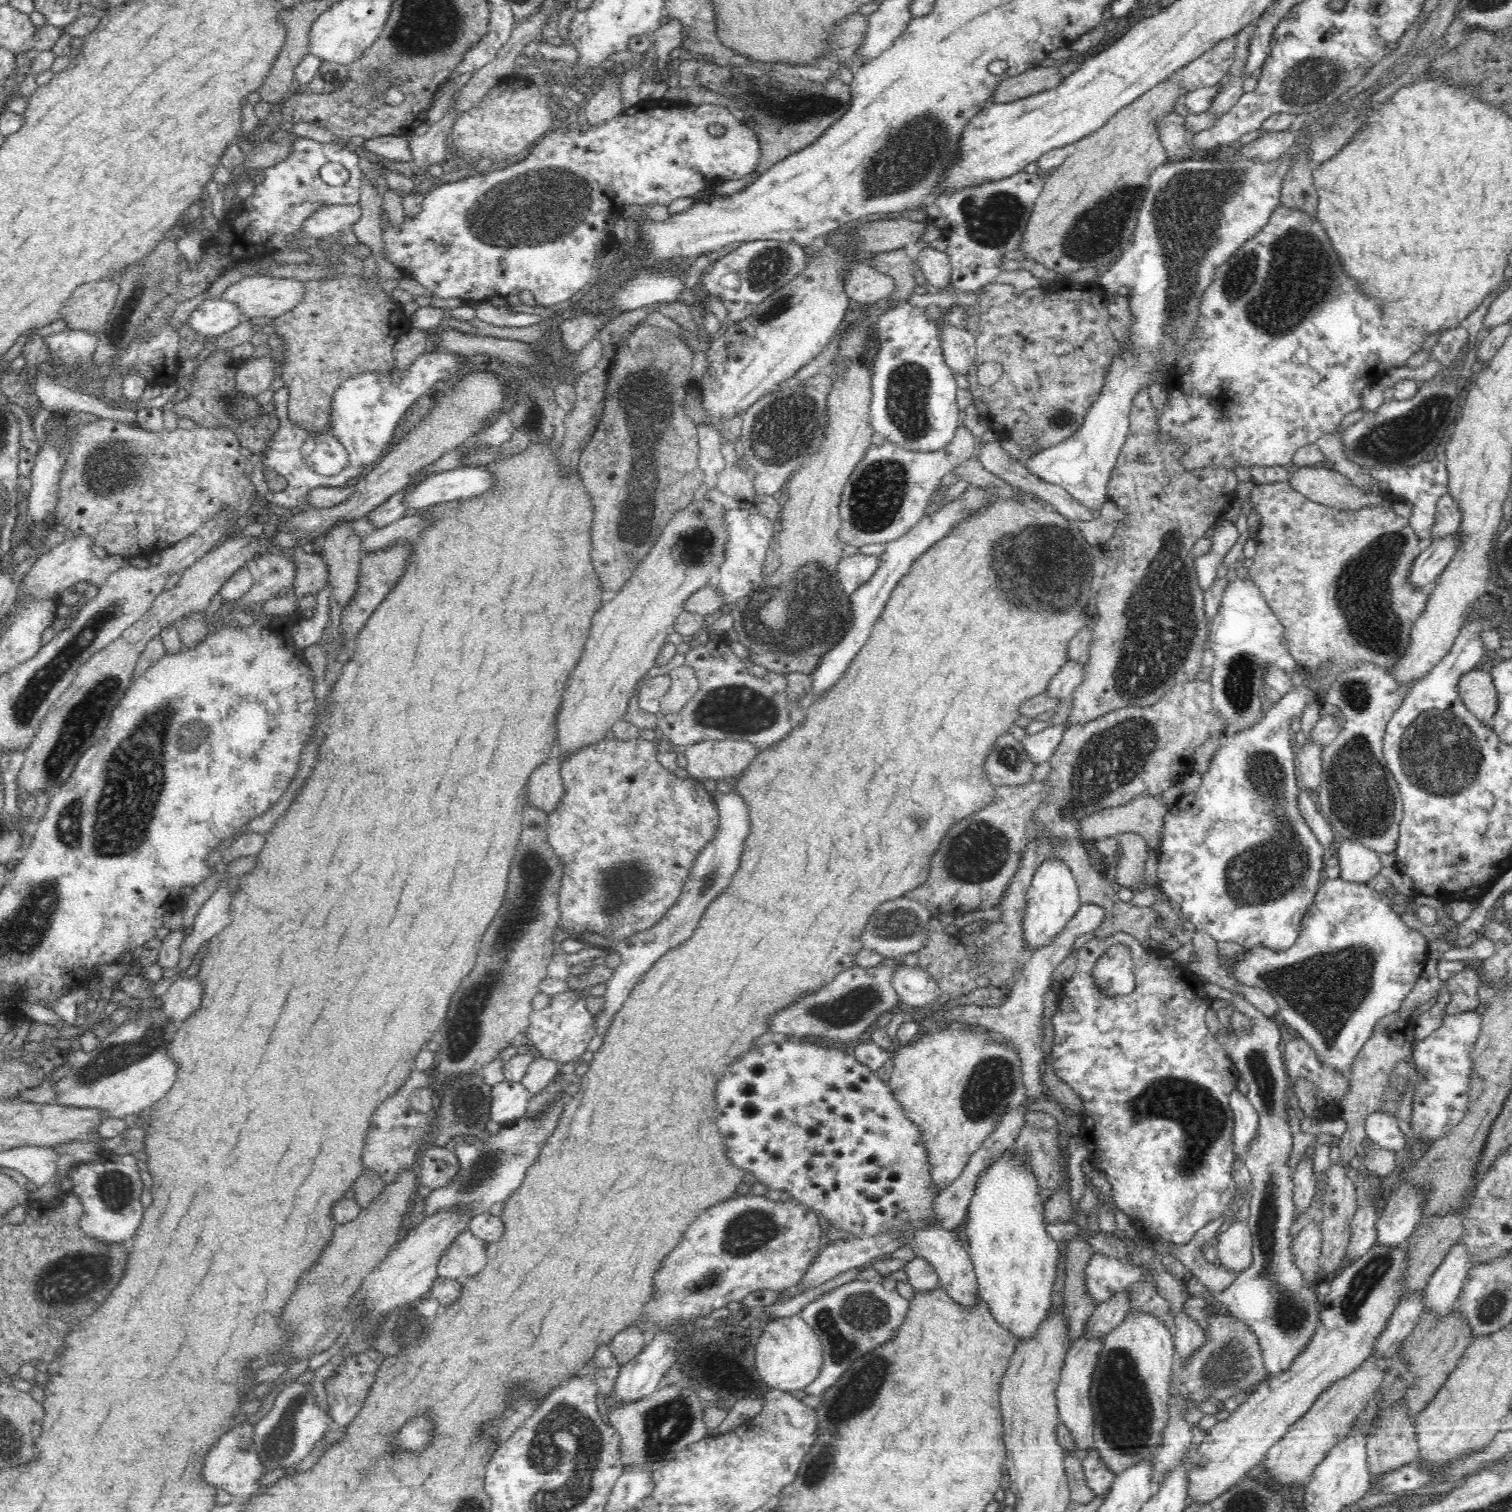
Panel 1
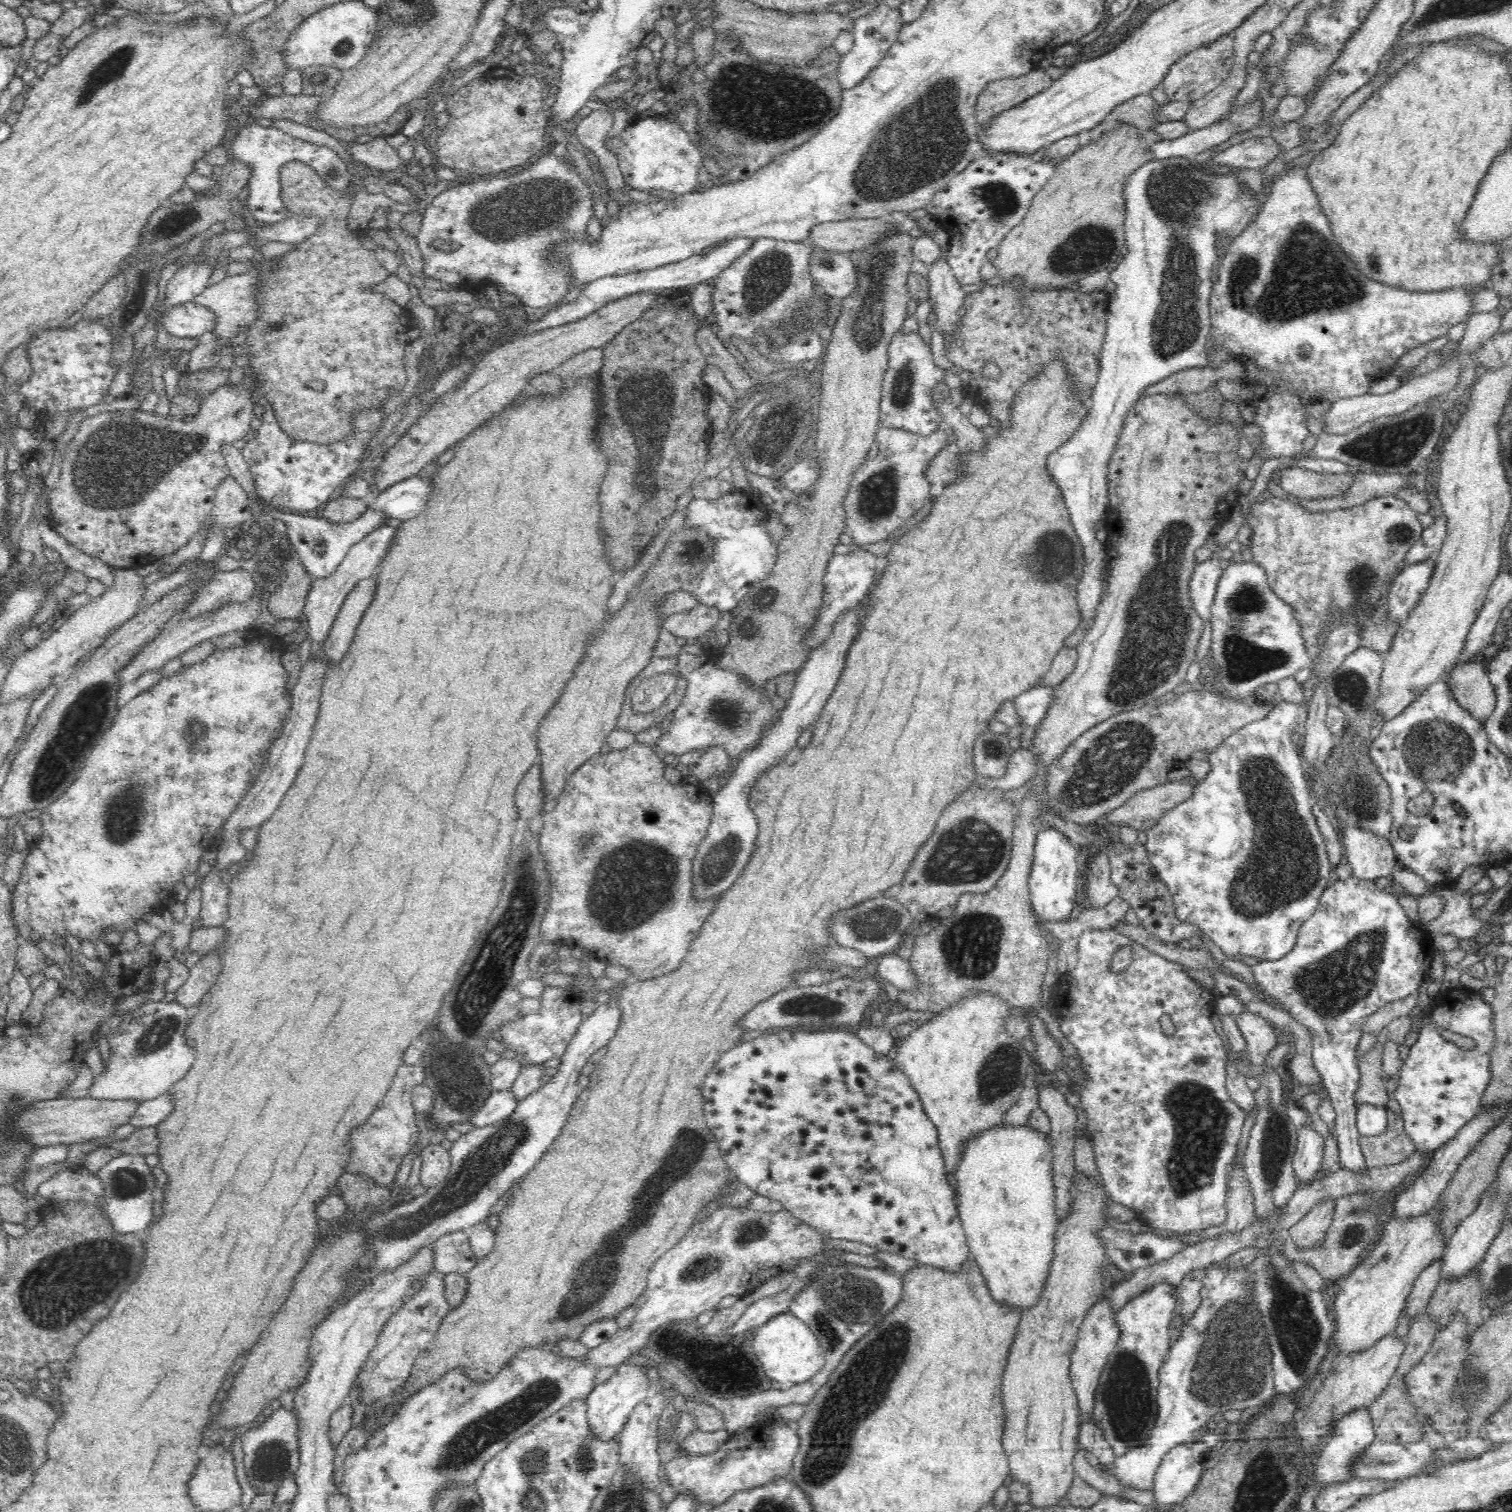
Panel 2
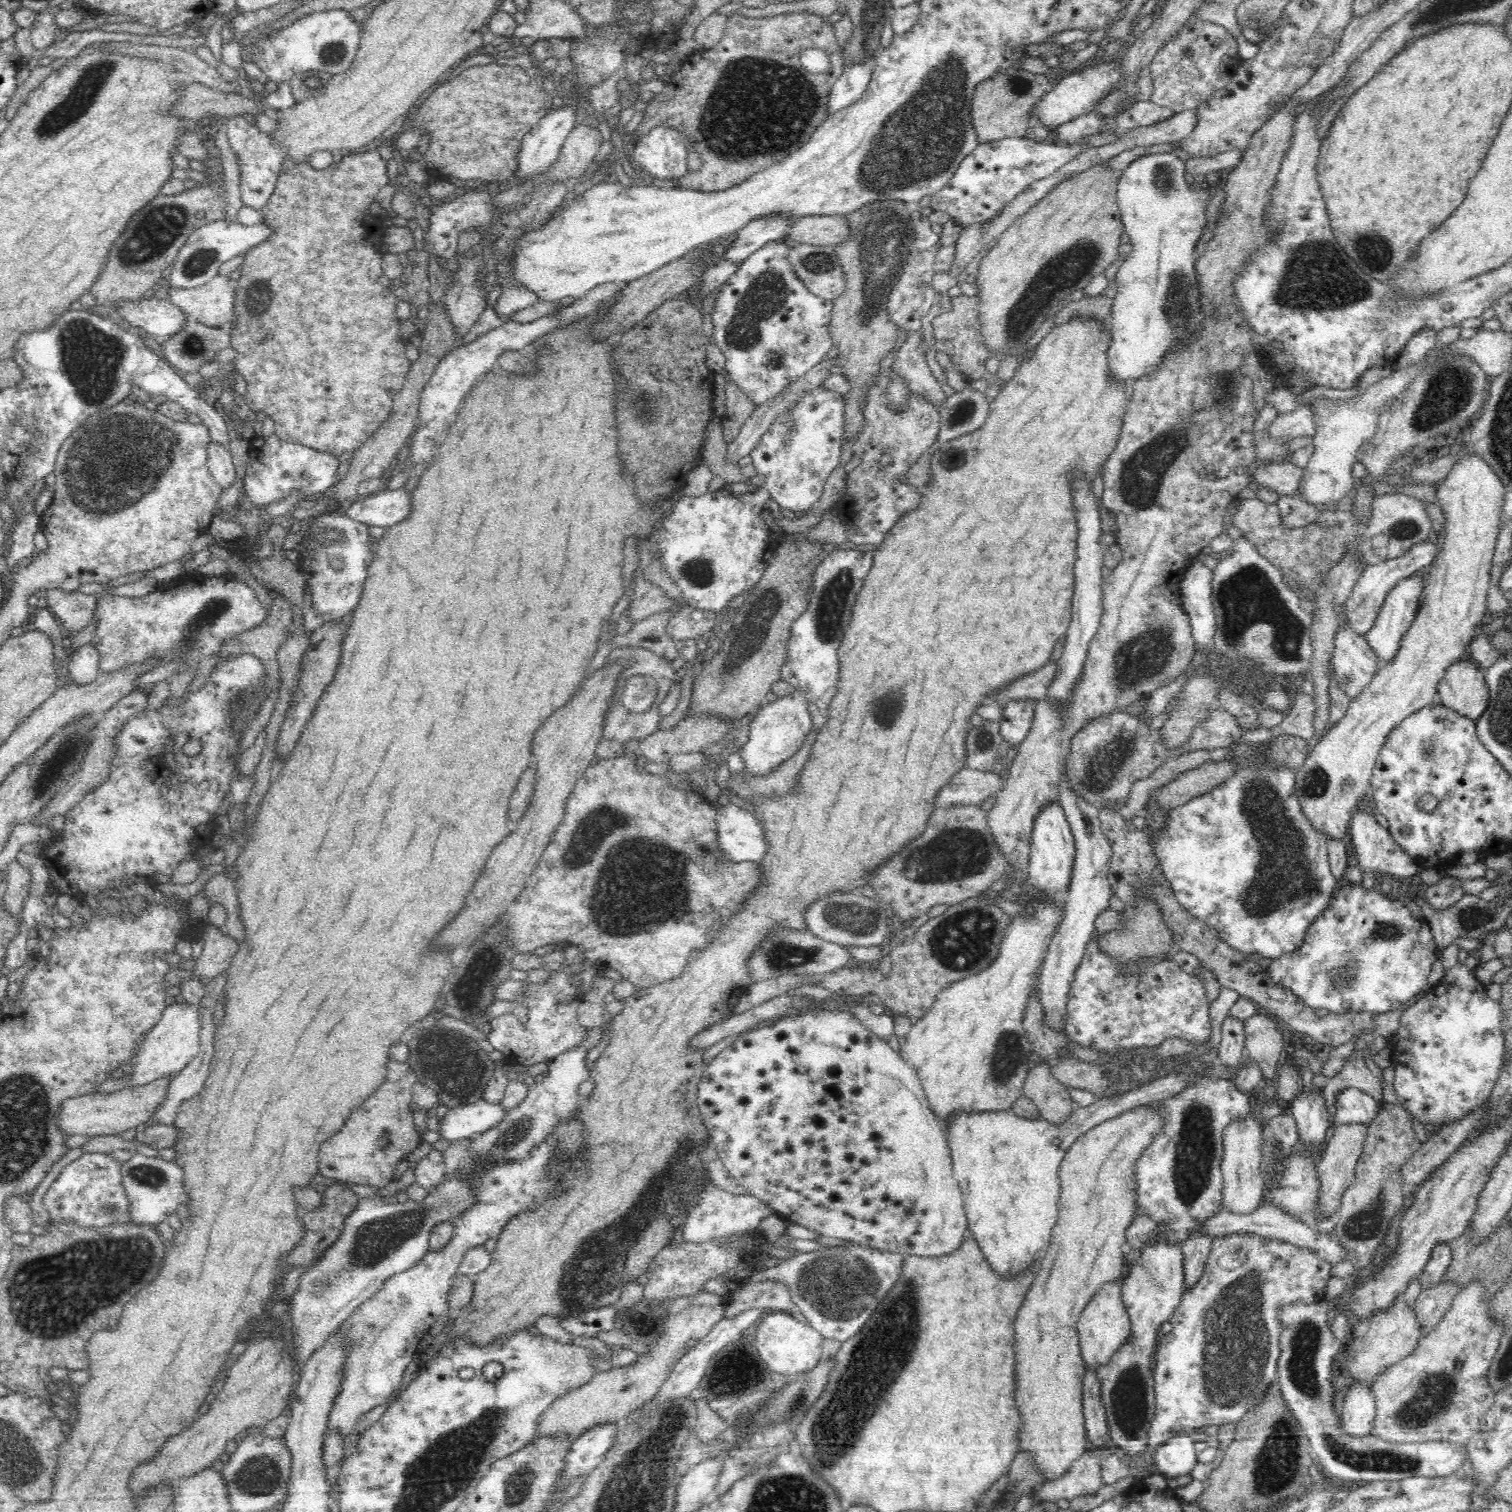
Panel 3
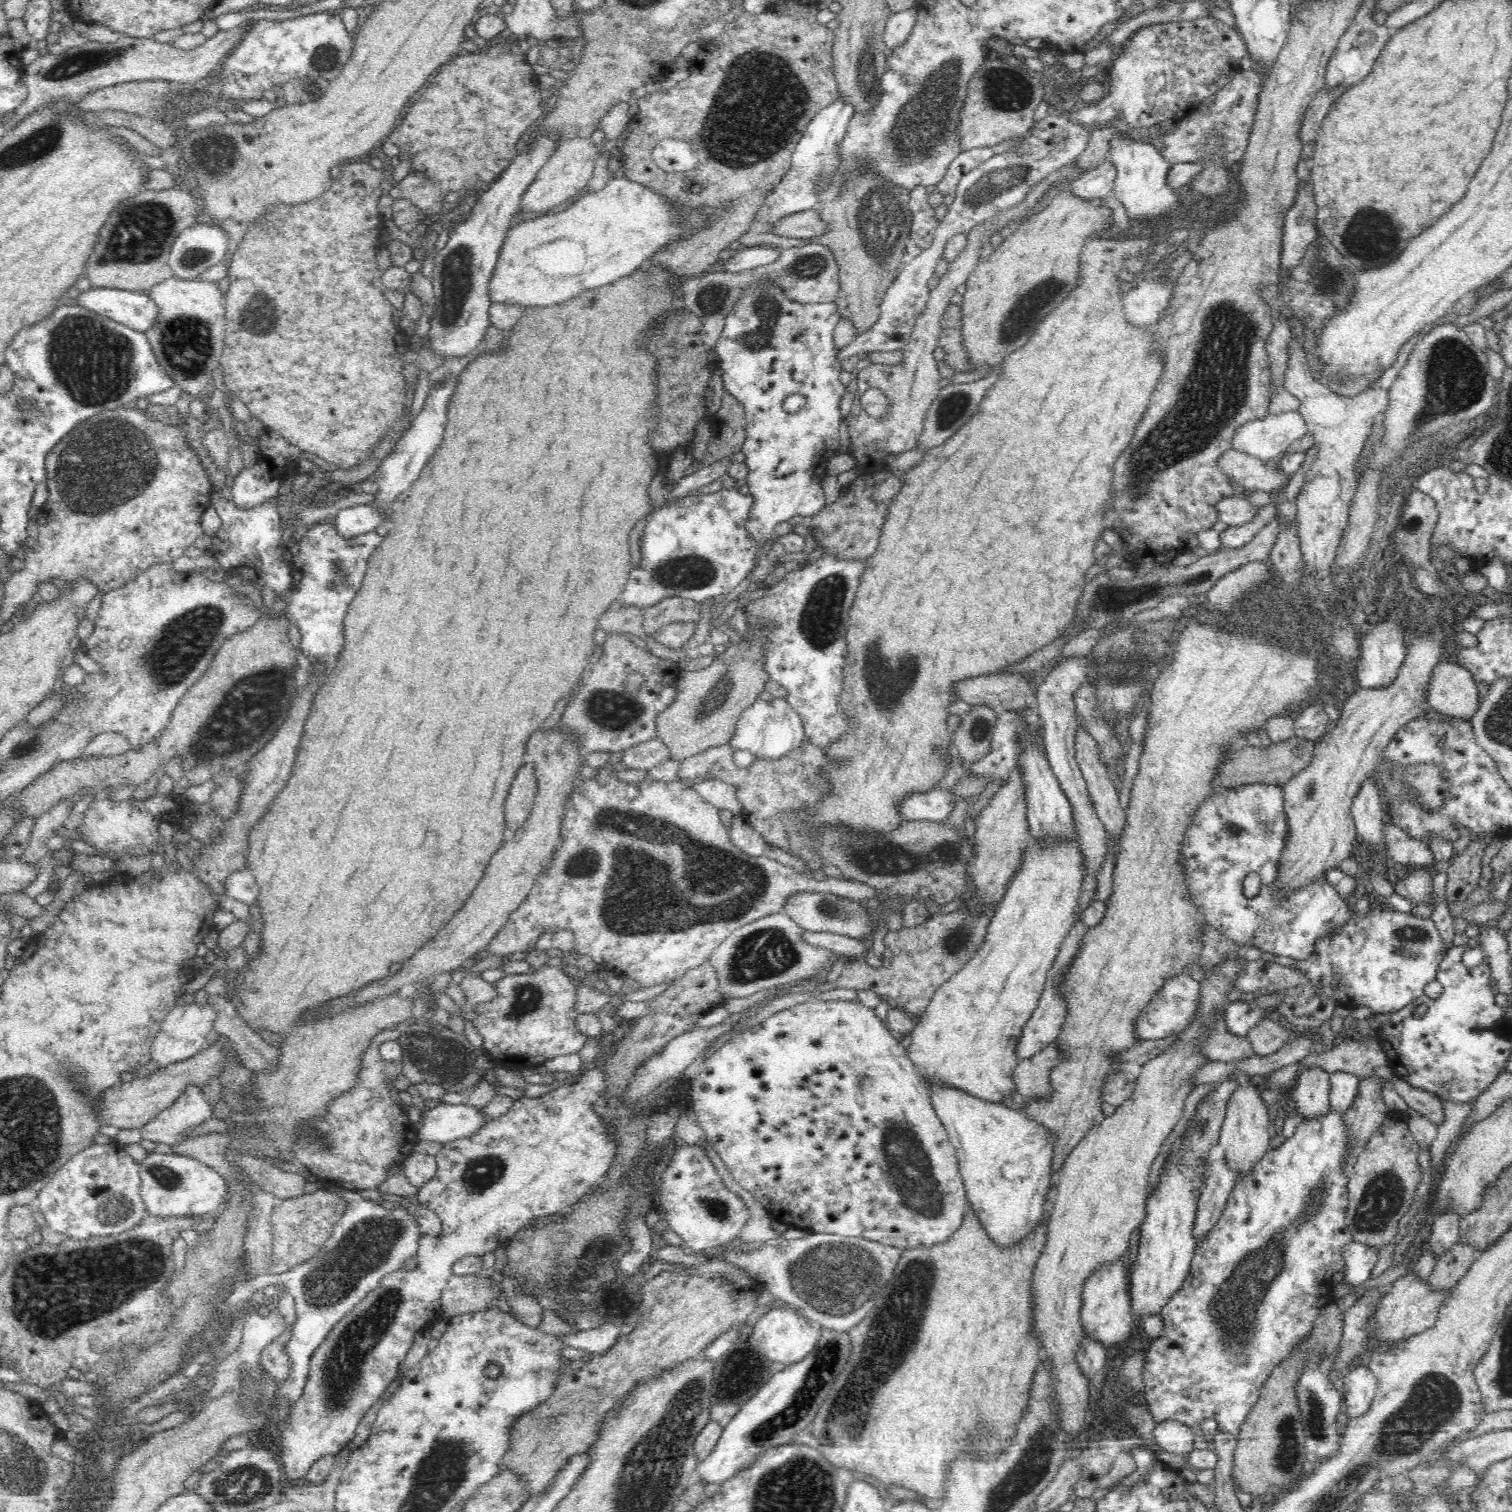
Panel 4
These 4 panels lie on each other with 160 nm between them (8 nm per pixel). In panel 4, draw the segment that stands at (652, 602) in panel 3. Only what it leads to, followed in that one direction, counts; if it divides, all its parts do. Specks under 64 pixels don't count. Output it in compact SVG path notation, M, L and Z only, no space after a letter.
M614 601L598 619L598 628L606 633L630 633L635 637L644 636L644 608L626 606Z

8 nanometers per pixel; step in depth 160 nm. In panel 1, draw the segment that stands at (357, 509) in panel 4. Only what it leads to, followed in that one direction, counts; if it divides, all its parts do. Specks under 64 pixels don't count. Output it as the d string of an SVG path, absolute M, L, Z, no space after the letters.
M476 466L458 467L449 471L426 475L419 481L407 486L404 505L412 510L454 500L466 500L480 496L494 488L492 476Z

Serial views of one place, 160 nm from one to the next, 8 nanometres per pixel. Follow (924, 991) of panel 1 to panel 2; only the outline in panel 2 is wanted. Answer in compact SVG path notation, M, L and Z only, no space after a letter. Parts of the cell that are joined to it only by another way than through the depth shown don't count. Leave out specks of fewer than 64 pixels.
M897 952L886 953L872 959L871 966L899 991L911 991L919 986L918 977L912 972L910 962L899 957Z

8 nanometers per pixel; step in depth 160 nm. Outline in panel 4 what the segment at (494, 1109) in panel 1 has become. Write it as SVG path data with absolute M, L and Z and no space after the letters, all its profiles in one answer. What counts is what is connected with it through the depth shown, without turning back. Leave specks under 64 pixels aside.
M429 1104L421 1116L417 1140L441 1142L442 1144L468 1136L479 1129L490 1118L482 1113L483 1108L462 1104Z

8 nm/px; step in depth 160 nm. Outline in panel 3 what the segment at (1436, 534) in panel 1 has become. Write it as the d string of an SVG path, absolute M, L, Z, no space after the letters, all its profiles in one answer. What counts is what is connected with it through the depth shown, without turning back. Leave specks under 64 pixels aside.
M1426 540L1426 542L1414 544L1406 554L1398 558L1388 559L1375 565L1366 566L1364 572L1358 577L1352 594L1350 594L1350 598L1348 598L1344 604L1346 615L1348 615L1348 622L1346 622L1348 623L1348 627L1352 628L1353 632L1364 637L1366 632L1374 626L1388 592L1390 592L1400 580L1412 576L1412 574L1415 574L1418 570L1430 568L1437 554L1438 549L1436 544Z

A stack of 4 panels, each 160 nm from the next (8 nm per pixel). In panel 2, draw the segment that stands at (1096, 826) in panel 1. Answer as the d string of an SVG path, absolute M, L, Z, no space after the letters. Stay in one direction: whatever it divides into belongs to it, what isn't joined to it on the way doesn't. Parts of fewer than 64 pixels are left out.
M1196 777L1180 781L1167 780L1164 784L1140 790L1125 805L1106 814L1101 821L1118 826L1128 825L1138 832L1148 832L1160 817L1194 794L1199 784Z

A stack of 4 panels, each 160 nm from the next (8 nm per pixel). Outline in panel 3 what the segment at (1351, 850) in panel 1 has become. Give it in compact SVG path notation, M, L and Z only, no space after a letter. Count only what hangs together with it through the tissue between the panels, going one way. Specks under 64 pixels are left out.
M1361 802L1354 810L1348 835L1348 840L1352 845L1354 844L1354 852L1356 852L1359 863L1358 868L1363 872L1362 887L1366 890L1376 889L1376 878L1384 874L1398 878L1414 877L1418 874L1420 865L1408 853L1402 852L1400 846L1396 846L1389 830L1378 824L1378 821L1374 819L1374 813L1366 810L1365 803Z

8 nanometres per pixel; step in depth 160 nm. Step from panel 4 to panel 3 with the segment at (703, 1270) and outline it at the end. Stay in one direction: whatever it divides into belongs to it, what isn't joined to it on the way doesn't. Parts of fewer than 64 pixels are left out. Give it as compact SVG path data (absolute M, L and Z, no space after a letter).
M704 1289L692 1296L668 1299L666 1318L662 1336L645 1348L638 1348L640 1356L632 1364L623 1367L612 1367L606 1372L598 1372L588 1384L566 1391L564 1395L552 1402L538 1417L538 1424L533 1440L540 1436L560 1436L567 1434L578 1438L586 1430L600 1424L623 1423L628 1414L648 1403L656 1392L667 1382L676 1364L693 1341L700 1341L710 1333L716 1322L725 1318L728 1309L728 1294L714 1294Z

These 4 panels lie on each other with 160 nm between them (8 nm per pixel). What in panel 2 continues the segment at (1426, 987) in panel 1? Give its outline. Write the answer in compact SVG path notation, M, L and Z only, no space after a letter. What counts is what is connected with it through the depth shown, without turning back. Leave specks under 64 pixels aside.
M1424 988L1422 990L1418 990L1409 996L1408 998L1398 999L1394 1002L1389 1002L1384 1006L1378 1007L1376 1012L1369 1014L1368 1017L1365 1018L1363 1025L1361 1026L1361 1030L1363 1030L1363 1034L1370 1034L1370 1032L1380 1032L1382 1028L1386 1028L1392 1020L1396 1020L1396 1018L1400 1018L1400 1016L1408 1015L1410 1010L1416 1006L1416 1002L1420 997L1425 996Z

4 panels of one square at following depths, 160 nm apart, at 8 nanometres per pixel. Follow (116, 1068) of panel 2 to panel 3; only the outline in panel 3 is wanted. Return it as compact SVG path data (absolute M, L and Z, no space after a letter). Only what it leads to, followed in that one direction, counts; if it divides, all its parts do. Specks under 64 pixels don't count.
M170 1000L162 1018L152 1030L148 1030L138 1054L134 1054L133 1072L126 1087L144 1086L162 1077L174 1078L200 1052L201 1028L199 1007L196 1004L186 1001L178 1004Z

